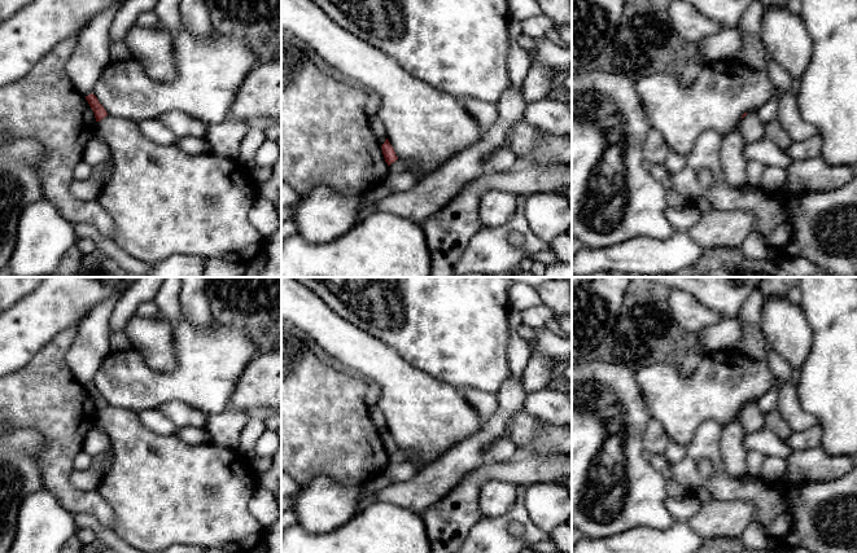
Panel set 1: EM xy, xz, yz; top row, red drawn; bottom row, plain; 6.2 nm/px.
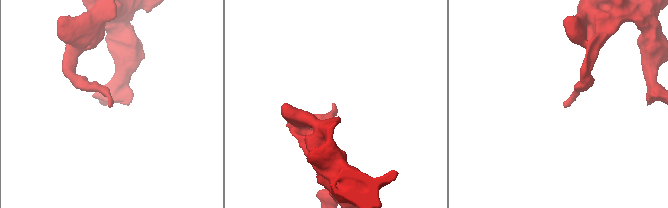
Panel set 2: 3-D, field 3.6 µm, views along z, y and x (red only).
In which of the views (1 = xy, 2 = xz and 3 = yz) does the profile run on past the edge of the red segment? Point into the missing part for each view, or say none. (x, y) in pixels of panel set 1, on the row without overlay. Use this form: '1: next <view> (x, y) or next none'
1: next none
2: next none
3: next none

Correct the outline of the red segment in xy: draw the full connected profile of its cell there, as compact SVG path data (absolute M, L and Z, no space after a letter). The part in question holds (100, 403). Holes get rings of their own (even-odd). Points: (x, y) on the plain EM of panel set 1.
M93 383L86 386L86 390L88 391L91 399L95 403L96 412L100 412L101 409L104 409L108 405L106 400L99 392L97 387Z

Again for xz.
M388 429L381 435L381 439L382 439L382 444L384 444L384 448L385 448L385 452L388 453L388 456L390 456L392 453L394 453L398 449L398 447L395 446L395 442Z

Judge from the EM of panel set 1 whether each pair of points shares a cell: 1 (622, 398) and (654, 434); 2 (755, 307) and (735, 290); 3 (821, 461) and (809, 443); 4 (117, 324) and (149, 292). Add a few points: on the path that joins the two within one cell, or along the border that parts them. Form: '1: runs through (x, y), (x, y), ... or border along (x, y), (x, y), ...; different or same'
1: border along (651, 418), (645, 431), (643, 450); different
2: border along (753, 290), (743, 303), (737, 317); different
3: border along (818, 446), (810, 450), (794, 451); different
4: runs through (121, 315), (140, 294); same

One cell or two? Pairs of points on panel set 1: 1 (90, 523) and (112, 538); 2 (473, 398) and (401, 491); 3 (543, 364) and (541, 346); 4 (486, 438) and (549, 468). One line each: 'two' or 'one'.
1: one
2: two
3: two
4: two

